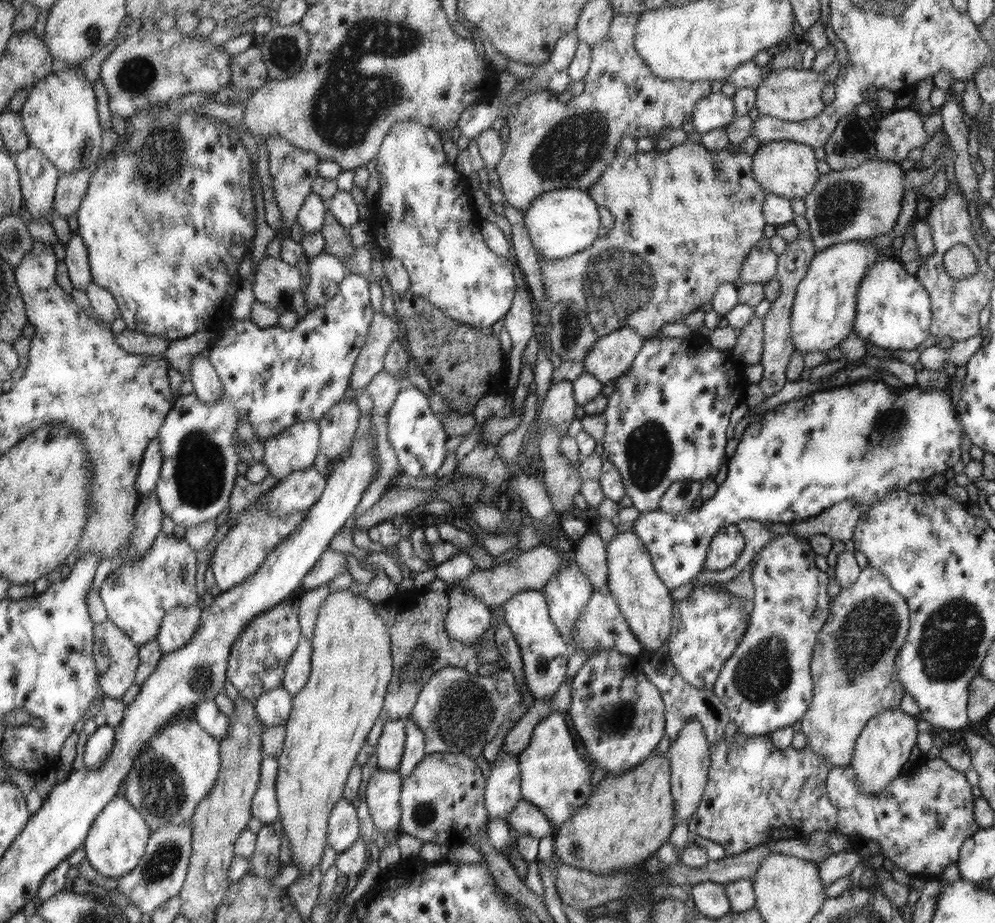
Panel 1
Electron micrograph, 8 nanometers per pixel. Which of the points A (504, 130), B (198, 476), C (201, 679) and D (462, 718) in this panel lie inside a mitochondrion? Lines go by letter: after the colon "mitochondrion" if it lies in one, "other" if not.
A: other
B: mitochondrion
C: mitochondrion
D: mitochondrion

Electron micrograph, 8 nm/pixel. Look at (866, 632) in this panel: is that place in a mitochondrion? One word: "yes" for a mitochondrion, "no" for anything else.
yes

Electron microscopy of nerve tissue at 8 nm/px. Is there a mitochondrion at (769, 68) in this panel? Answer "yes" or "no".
no

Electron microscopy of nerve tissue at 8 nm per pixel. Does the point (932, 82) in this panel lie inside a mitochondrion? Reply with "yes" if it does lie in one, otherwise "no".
no

